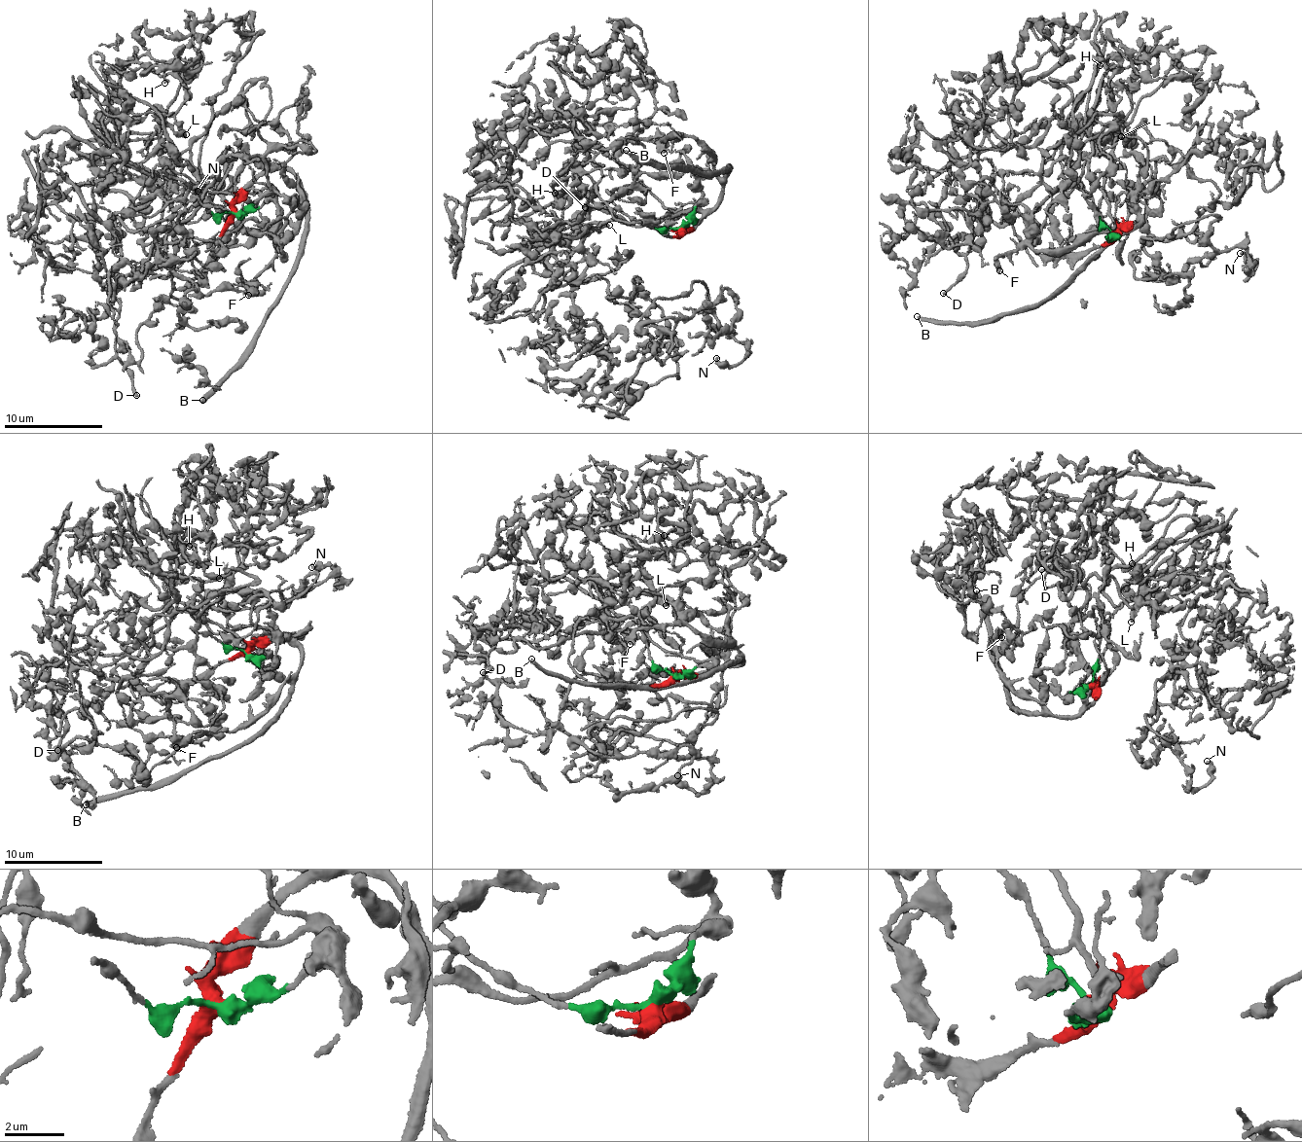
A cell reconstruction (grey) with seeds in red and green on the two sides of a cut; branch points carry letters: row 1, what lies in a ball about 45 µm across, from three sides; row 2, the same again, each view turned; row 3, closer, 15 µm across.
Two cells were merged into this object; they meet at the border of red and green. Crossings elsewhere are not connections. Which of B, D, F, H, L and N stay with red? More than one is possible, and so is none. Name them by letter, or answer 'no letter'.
B, F

